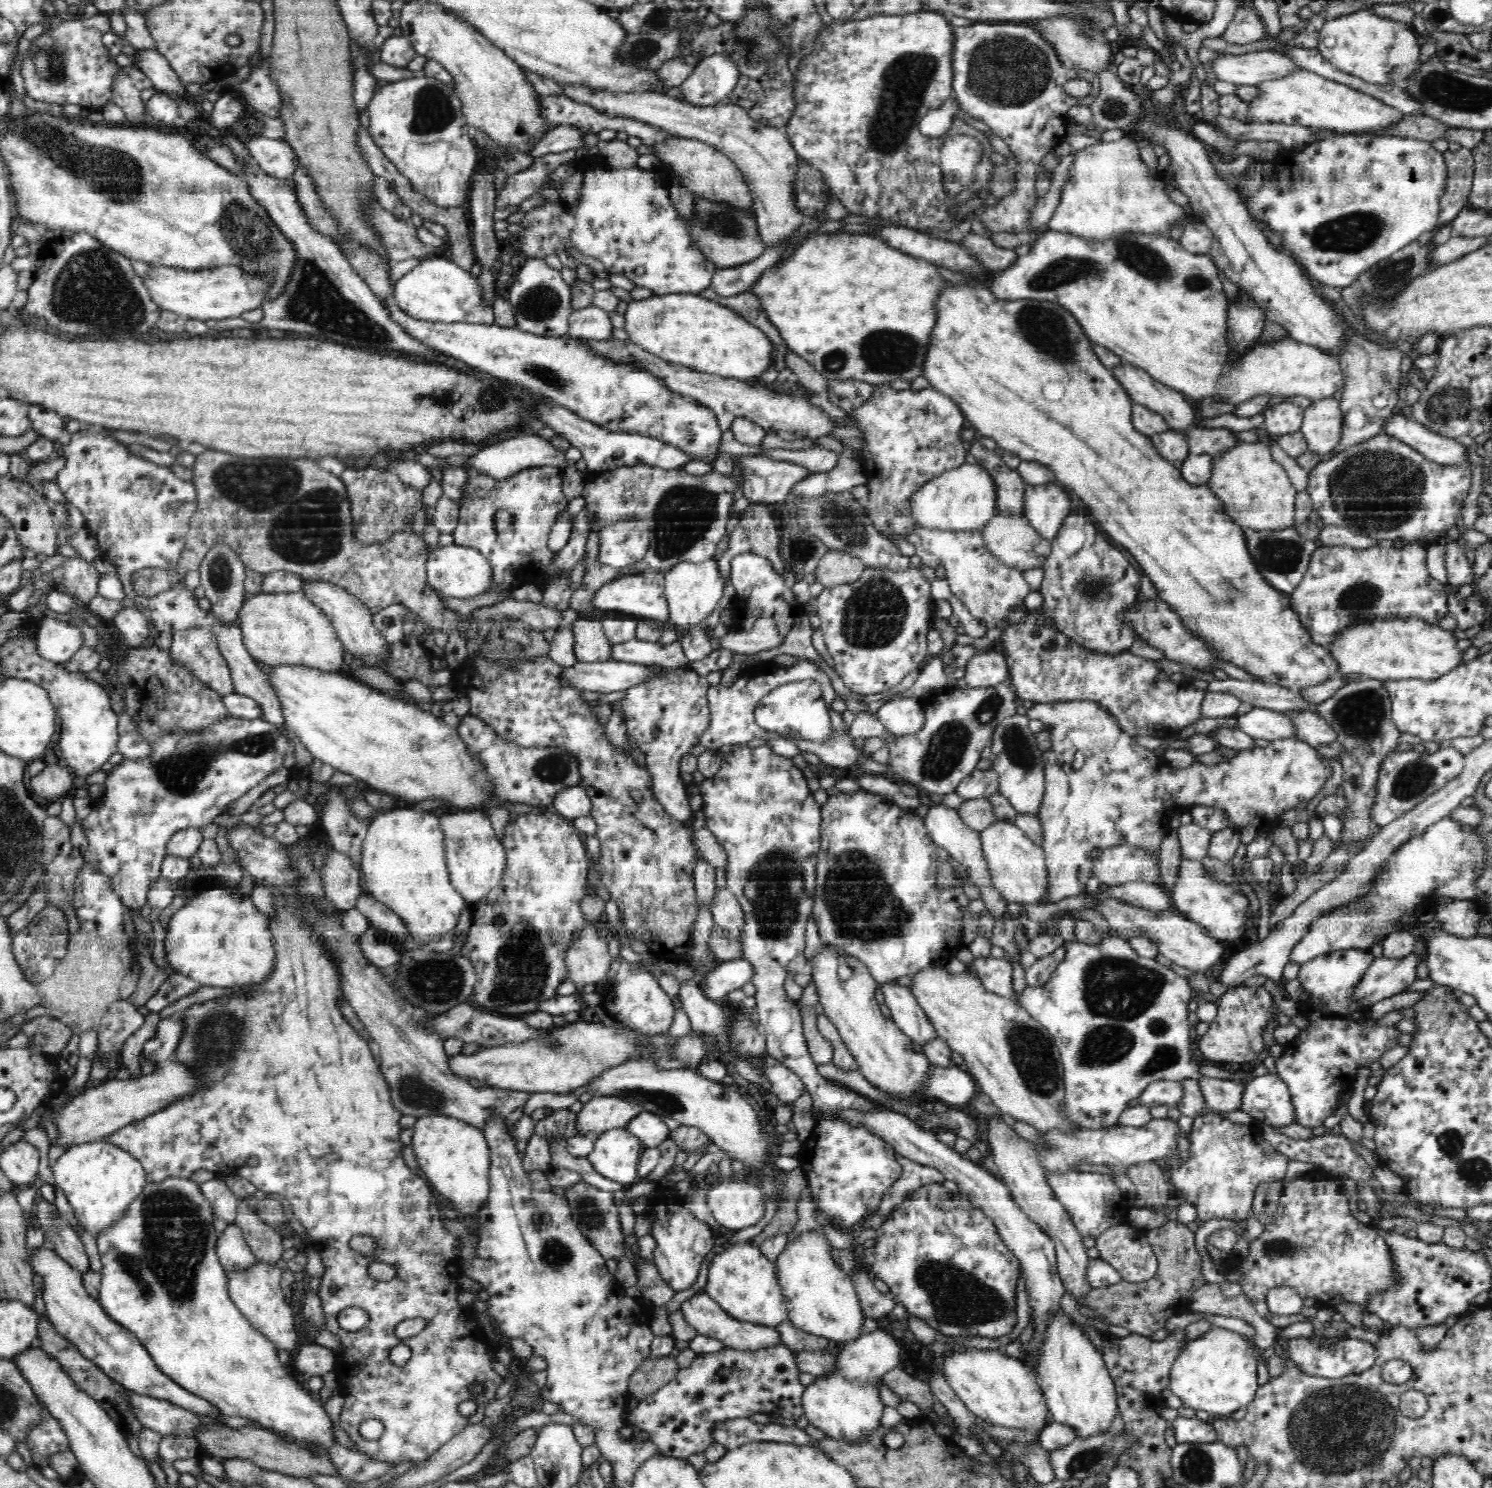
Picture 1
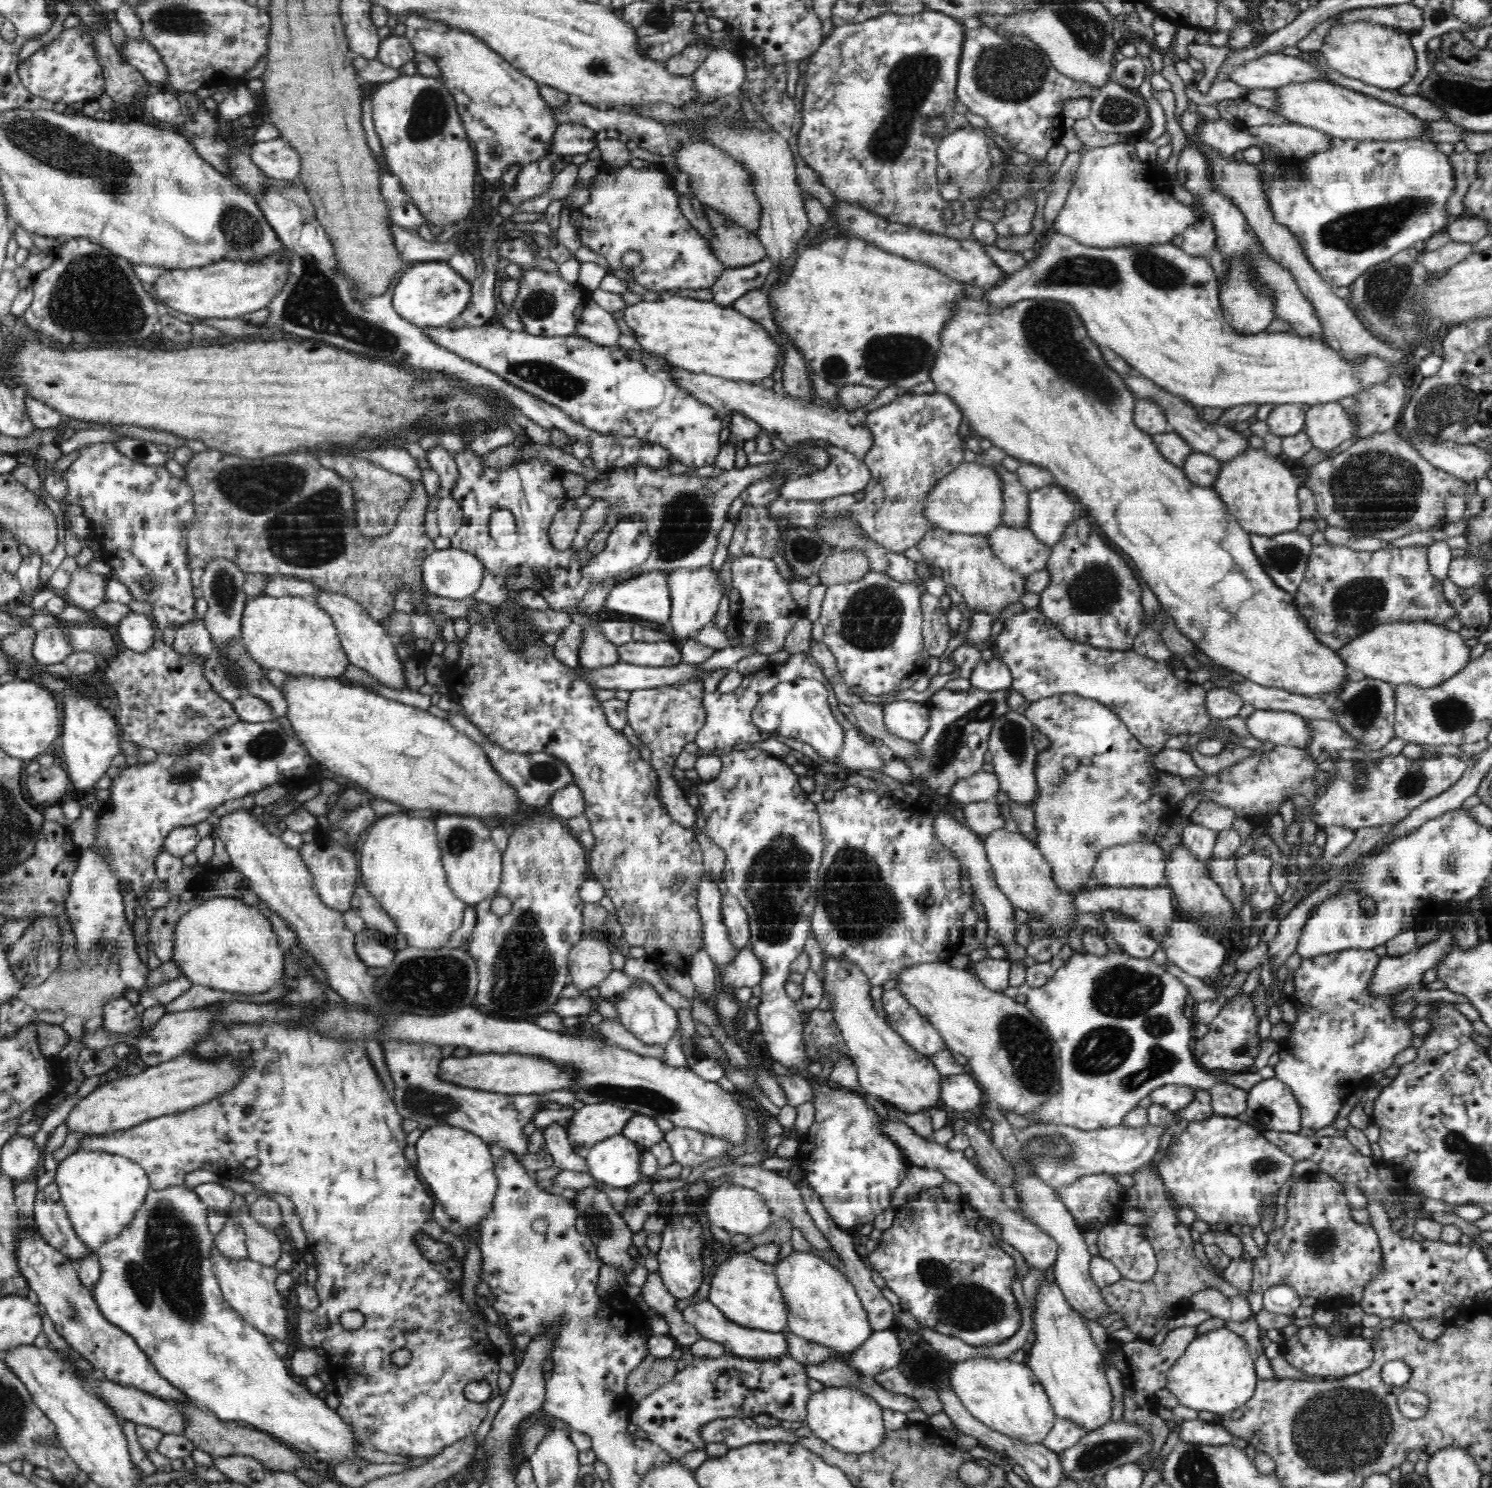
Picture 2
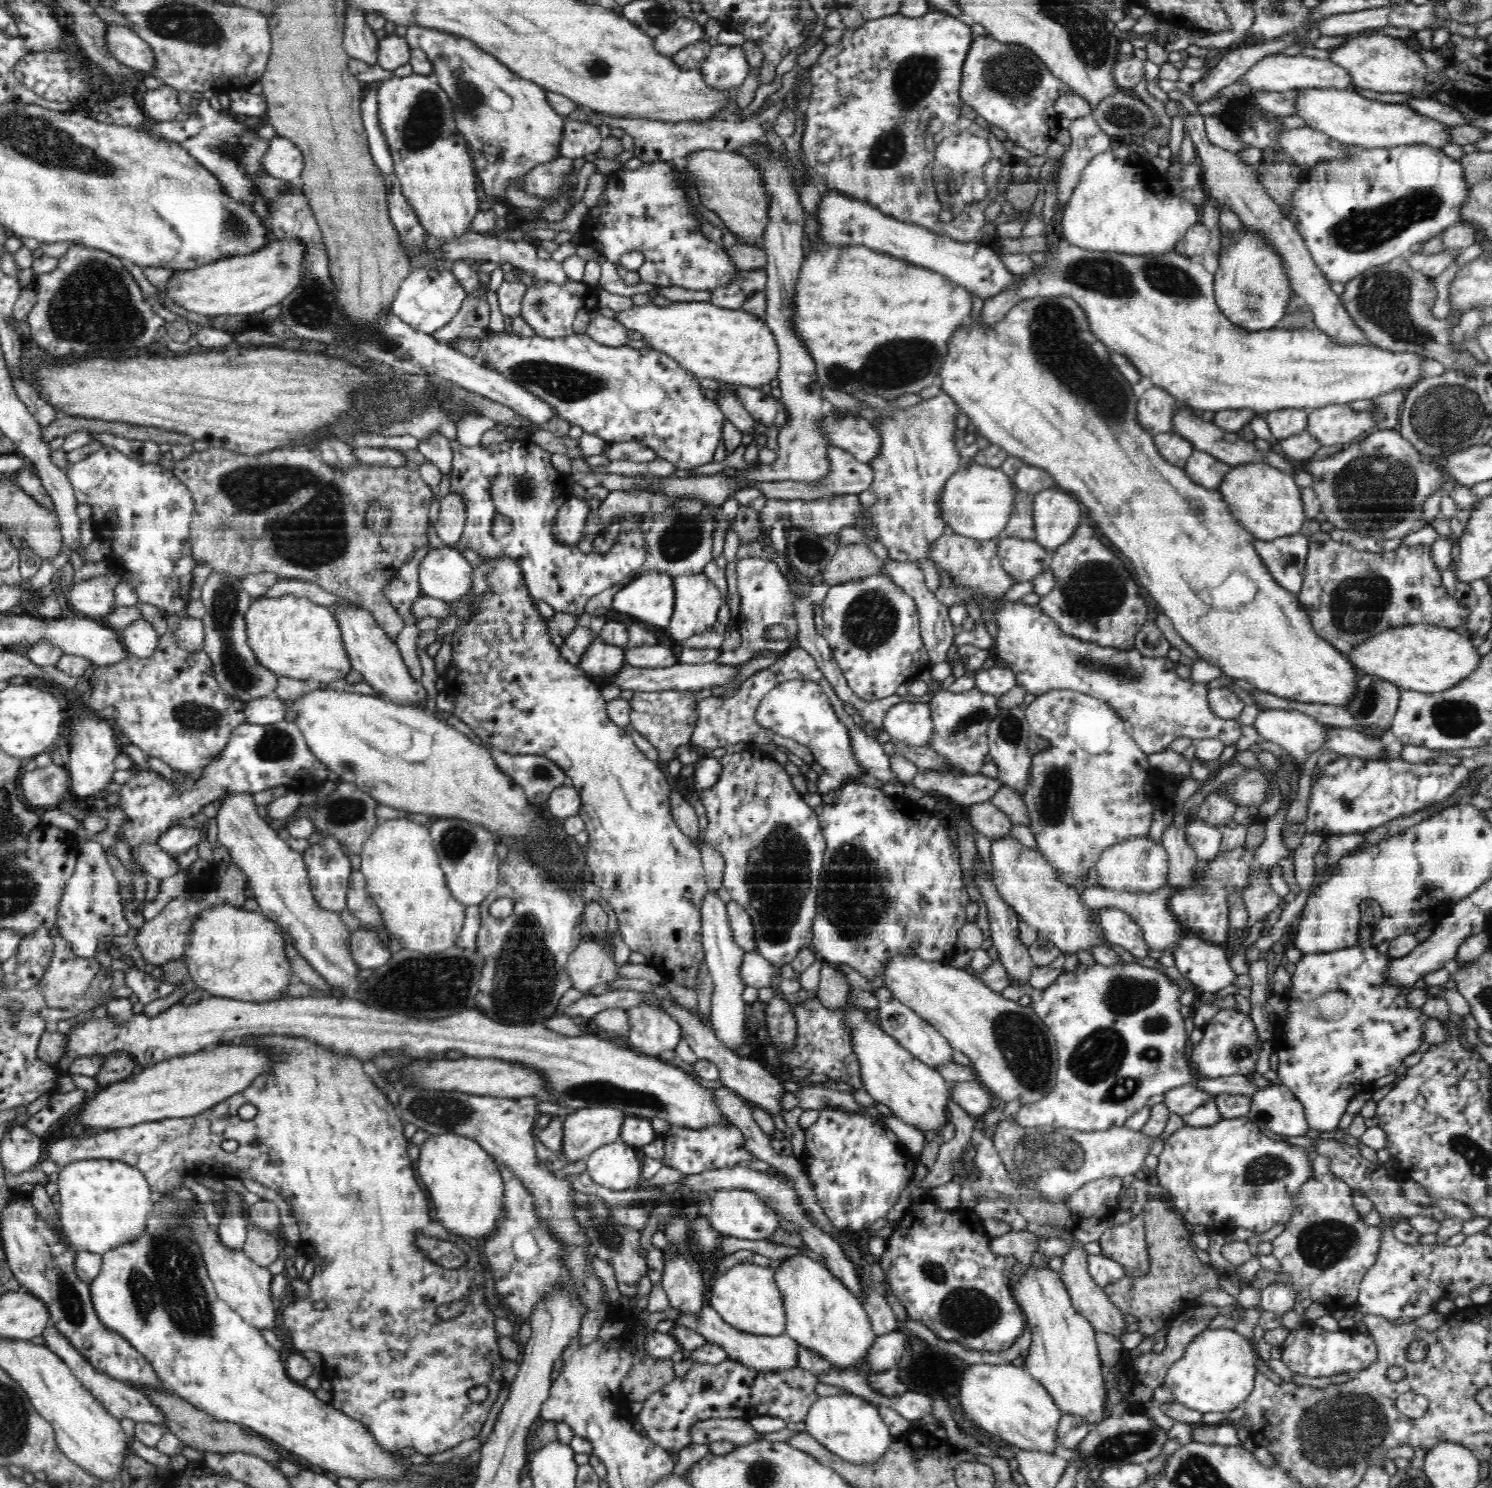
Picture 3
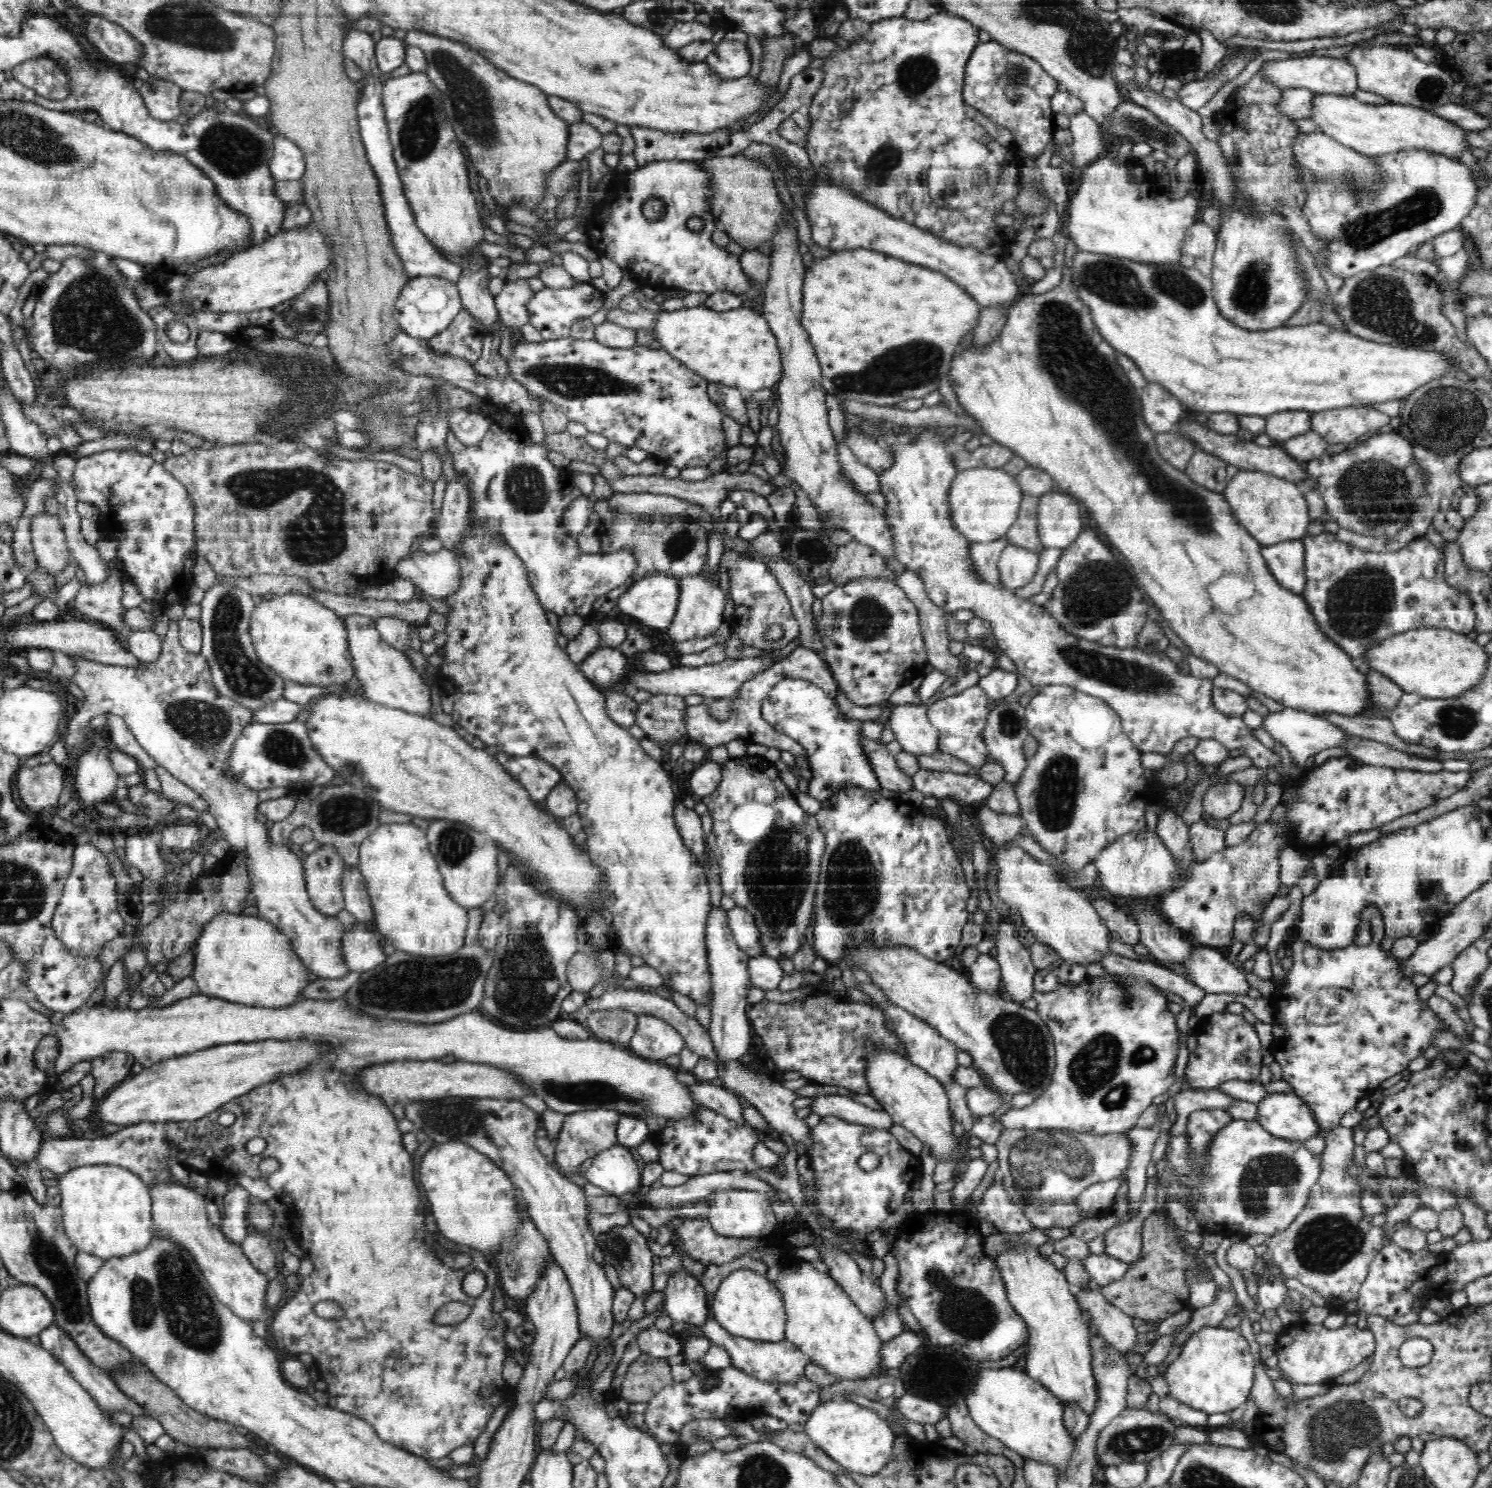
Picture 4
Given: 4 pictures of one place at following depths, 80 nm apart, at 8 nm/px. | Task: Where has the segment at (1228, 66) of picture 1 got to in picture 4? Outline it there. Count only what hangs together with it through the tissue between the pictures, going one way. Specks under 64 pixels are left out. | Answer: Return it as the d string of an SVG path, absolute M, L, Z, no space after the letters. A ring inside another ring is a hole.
M1293 55L1284 60L1264 61L1259 70L1262 79L1266 82L1280 87L1282 90L1287 88L1307 88L1317 94L1335 94L1336 96L1350 96L1359 89L1357 85L1356 71L1352 63L1347 63L1341 58L1324 56L1304 56Z

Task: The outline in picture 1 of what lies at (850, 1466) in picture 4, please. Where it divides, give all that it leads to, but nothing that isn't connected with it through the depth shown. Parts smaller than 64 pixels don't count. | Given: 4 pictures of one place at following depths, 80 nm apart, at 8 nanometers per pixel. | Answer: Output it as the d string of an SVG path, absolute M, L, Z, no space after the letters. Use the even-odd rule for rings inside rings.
M882 1328L846 1344L846 1348L838 1356L838 1372L828 1372L826 1376L820 1376L820 1380L816 1384L804 1388L802 1408L809 1424L812 1424L814 1428L823 1430L825 1436L832 1440L843 1440L847 1444L858 1444L858 1442L864 1444L874 1434L874 1430L881 1425L880 1418L882 1418L882 1410L885 1406L880 1398L879 1385L882 1383L882 1379L893 1368L896 1368L900 1352L899 1344Z

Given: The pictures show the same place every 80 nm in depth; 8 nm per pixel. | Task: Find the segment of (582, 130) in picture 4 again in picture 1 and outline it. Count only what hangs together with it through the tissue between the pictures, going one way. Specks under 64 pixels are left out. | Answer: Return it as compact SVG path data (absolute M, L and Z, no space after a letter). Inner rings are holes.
M560 125L553 128L536 141L534 149L530 148L530 154L534 158L540 158L549 154L560 154L584 149L585 134L578 127Z

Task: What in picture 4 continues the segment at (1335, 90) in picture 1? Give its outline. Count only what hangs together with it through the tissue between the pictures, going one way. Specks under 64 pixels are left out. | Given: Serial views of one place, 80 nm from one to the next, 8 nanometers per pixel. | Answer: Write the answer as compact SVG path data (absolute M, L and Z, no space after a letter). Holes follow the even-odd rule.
M1314 93L1311 101L1310 118L1322 129L1344 146L1352 148L1368 157L1383 156L1386 153L1403 152L1408 149L1422 149L1459 160L1462 152L1468 152L1472 146L1466 141L1466 129L1448 121L1432 111L1414 108L1408 104L1364 104L1353 95Z

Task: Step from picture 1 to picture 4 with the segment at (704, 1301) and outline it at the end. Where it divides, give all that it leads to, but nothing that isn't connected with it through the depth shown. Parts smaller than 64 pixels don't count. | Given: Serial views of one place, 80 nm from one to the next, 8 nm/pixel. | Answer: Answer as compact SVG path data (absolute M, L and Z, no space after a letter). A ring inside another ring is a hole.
M707 1318L707 1322L702 1326L684 1325L684 1323L673 1322L672 1332L682 1332L683 1330L690 1330L691 1333L705 1337L710 1340L713 1345L722 1346L731 1357L734 1367L742 1370L744 1373L750 1374L758 1381L778 1382L778 1385L790 1385L798 1381L799 1378L805 1376L806 1364L808 1359L806 1355L792 1344L792 1342L785 1339L784 1341L750 1341L745 1337L734 1336L728 1333L726 1329L718 1325L718 1321L714 1318Z

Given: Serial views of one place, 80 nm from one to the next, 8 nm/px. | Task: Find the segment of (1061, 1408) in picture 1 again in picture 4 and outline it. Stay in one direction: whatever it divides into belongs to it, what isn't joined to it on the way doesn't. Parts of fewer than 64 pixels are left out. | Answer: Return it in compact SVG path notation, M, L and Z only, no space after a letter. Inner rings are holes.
M1031 1245L1010 1247L993 1259L1005 1281L1010 1307L1020 1314L1028 1328L1028 1348L1022 1359L1025 1372L1058 1397L1063 1406L1078 1403L1082 1411L1092 1415L1098 1396L1092 1367L1093 1334L1090 1325L1084 1321L1064 1271L1040 1254L1038 1247Z

